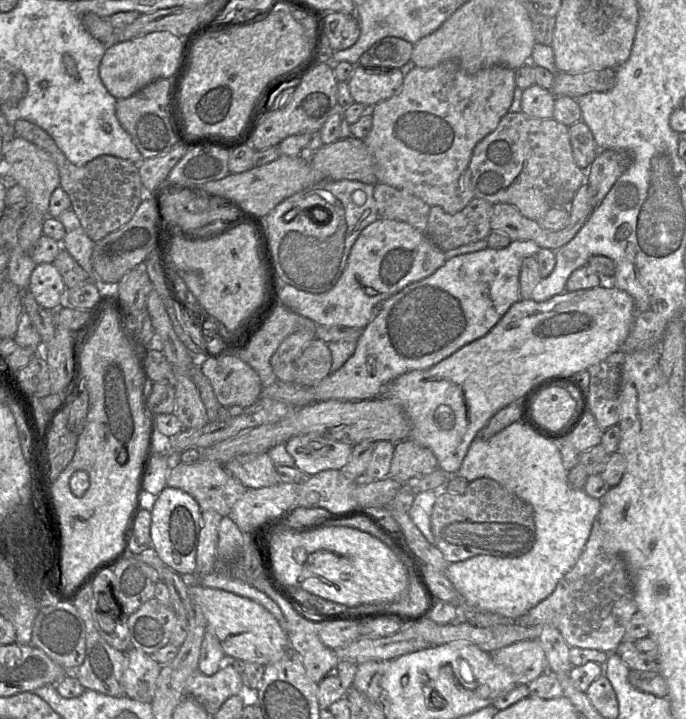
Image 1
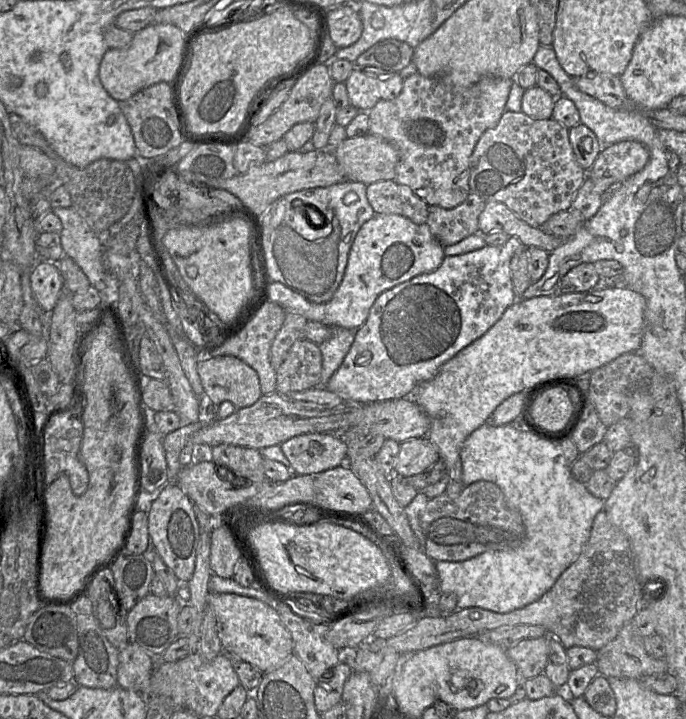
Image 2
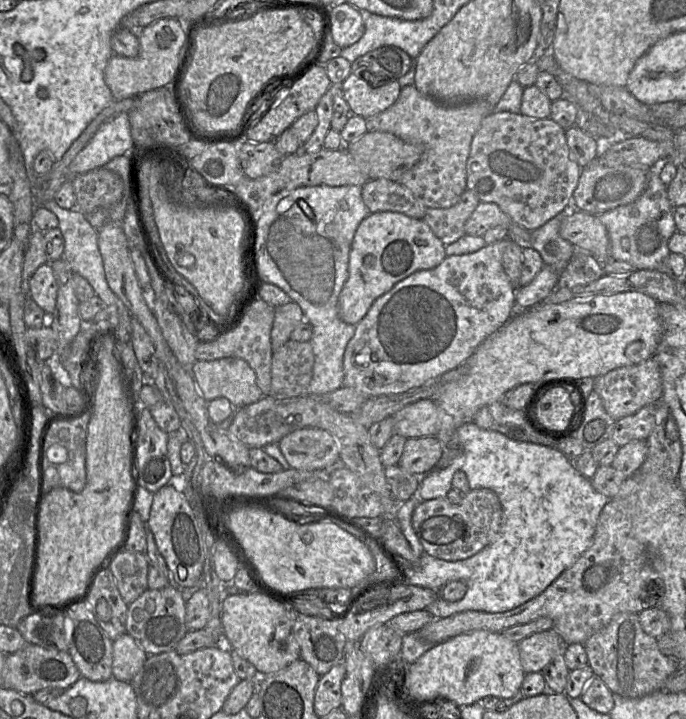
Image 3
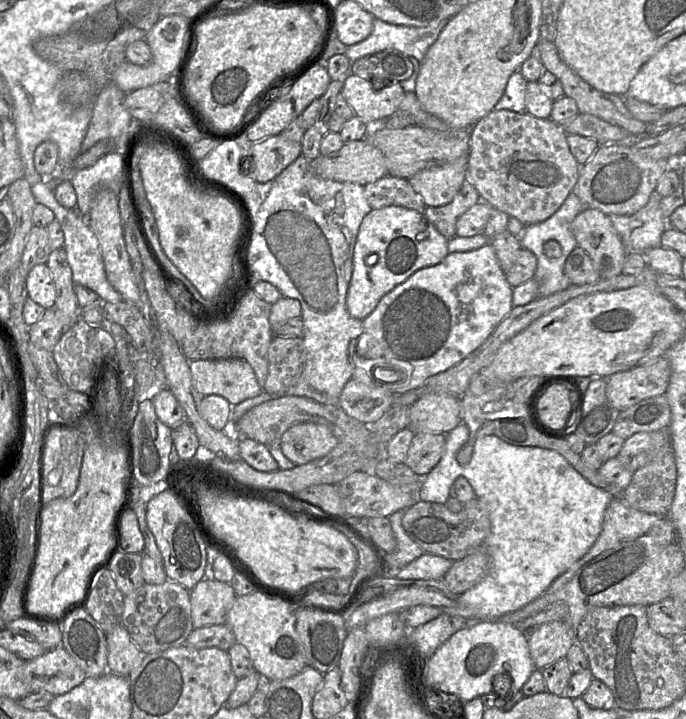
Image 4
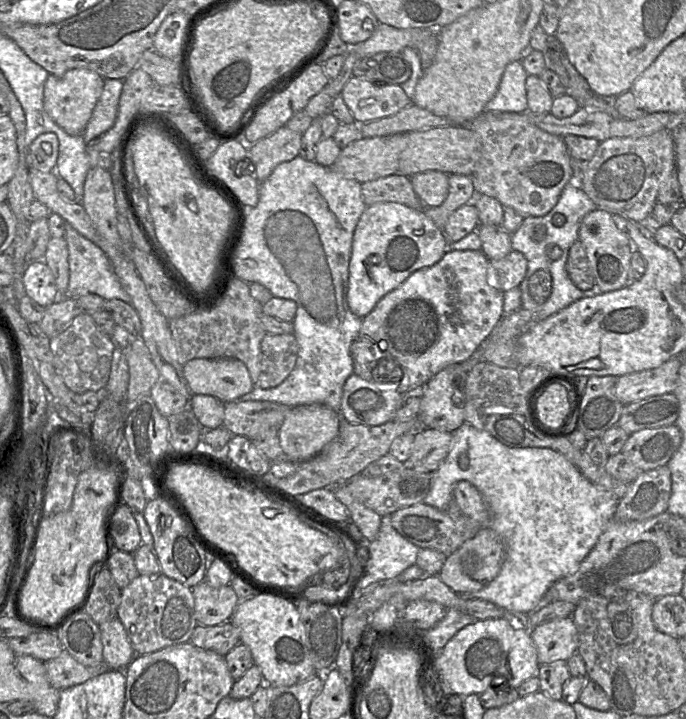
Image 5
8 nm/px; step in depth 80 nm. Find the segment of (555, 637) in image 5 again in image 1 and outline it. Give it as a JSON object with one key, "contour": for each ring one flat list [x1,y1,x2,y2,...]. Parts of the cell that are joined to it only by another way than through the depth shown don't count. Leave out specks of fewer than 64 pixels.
{"contour":[[526,639,491,653,493,660,505,667,516,684,528,684,548,671,546,655,539,639]]}

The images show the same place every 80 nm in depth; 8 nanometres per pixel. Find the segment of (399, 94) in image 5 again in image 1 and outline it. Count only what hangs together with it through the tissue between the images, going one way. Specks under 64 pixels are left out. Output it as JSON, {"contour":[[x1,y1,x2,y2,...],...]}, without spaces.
{"contour":[[354,65,347,82,354,102,374,106,399,92,404,81,400,69,390,69,388,73,369,74,364,67,366,66]]}

